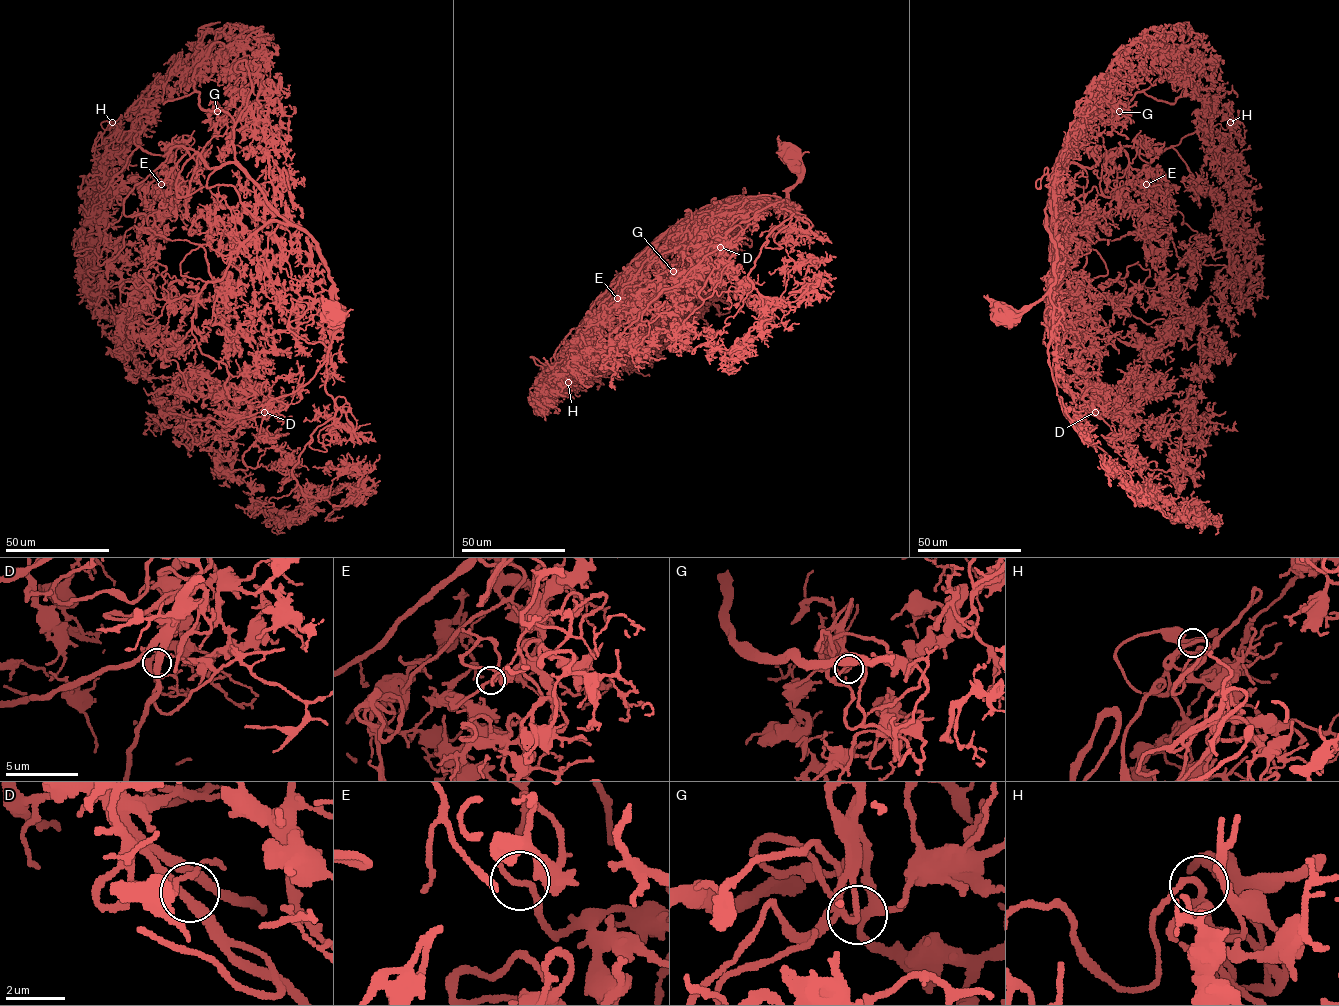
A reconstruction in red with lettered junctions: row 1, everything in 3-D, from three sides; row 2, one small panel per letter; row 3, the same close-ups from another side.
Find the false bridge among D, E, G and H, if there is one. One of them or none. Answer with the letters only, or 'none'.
none

